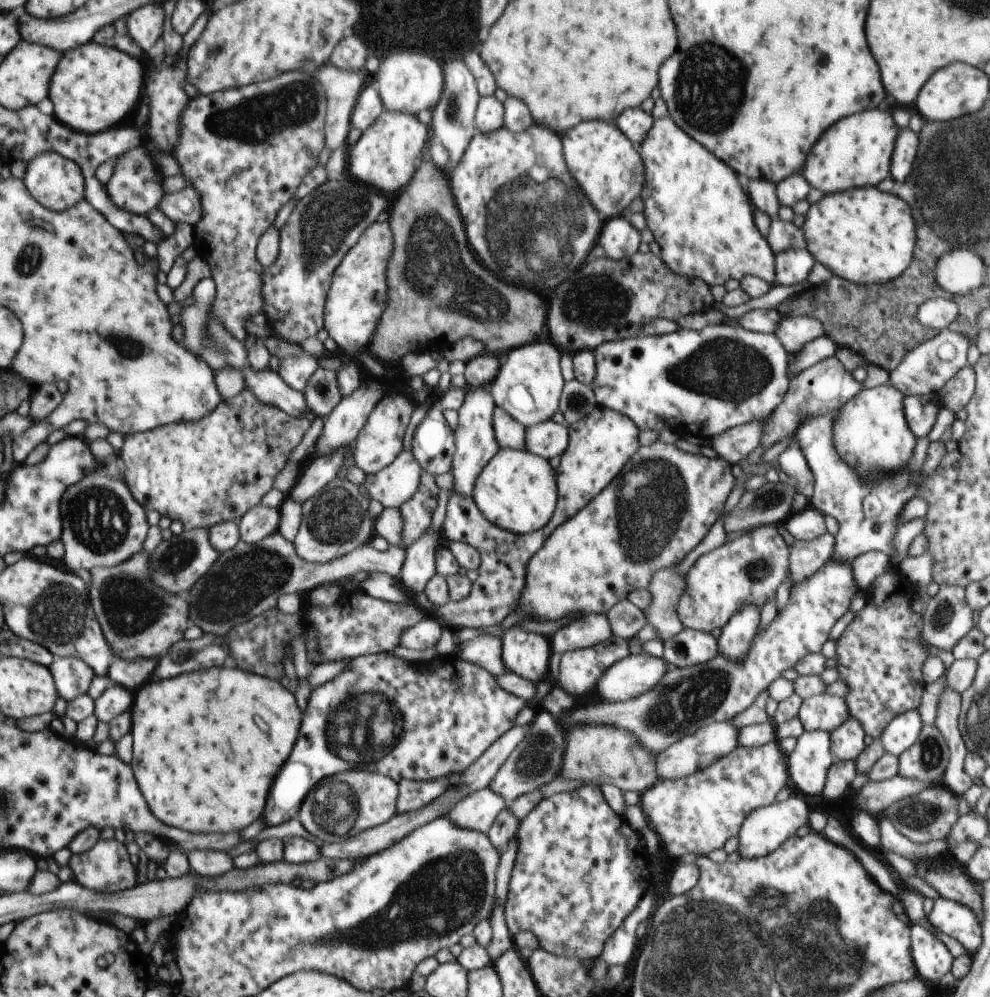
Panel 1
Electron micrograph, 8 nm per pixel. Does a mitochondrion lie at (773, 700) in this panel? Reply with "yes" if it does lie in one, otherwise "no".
no

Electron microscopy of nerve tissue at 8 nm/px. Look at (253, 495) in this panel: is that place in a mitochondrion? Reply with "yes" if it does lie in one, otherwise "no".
no

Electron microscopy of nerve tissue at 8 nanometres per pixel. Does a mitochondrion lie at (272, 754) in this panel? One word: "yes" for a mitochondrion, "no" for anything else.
no

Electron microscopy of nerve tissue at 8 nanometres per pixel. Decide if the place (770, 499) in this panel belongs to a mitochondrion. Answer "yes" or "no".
yes

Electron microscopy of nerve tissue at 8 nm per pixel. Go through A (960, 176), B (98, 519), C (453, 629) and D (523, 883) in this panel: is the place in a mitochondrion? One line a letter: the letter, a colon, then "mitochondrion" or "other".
A: mitochondrion
B: mitochondrion
C: other
D: other

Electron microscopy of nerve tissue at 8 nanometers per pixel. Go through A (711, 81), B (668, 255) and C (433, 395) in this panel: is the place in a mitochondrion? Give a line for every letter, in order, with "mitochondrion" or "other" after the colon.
A: mitochondrion
B: other
C: other

